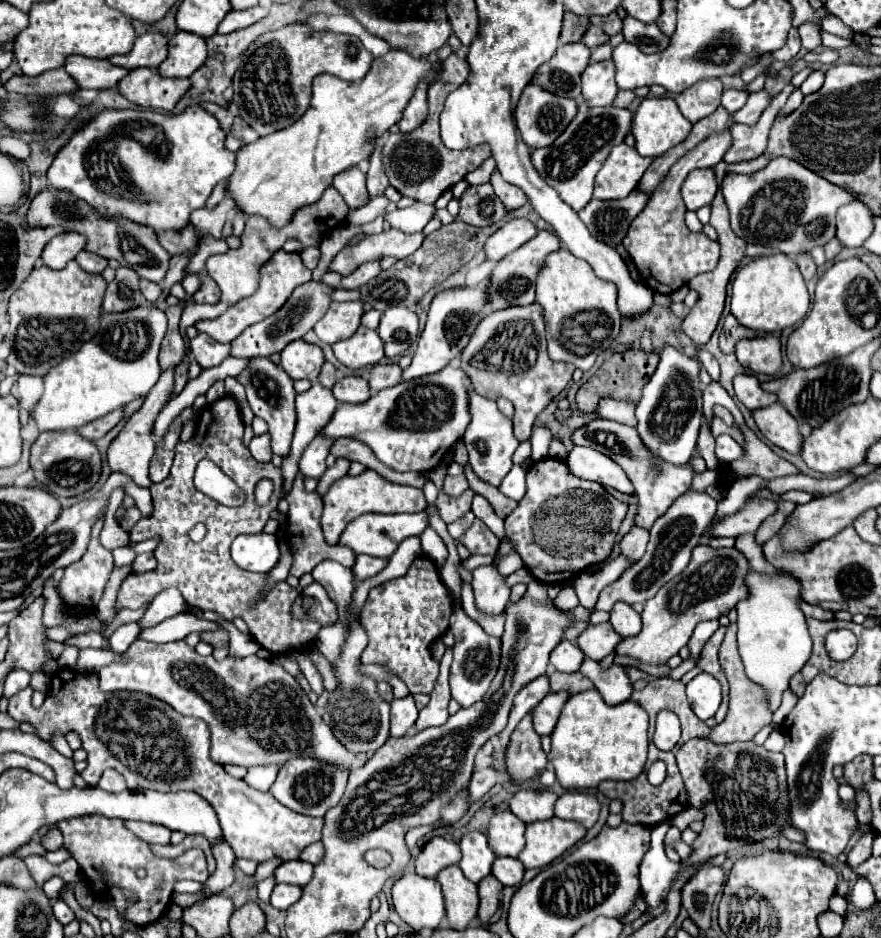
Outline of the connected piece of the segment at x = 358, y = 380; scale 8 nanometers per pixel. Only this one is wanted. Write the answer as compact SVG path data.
M344 376L340 378L334 388L334 396L338 402L350 402L350 404L360 404L370 398L370 388L368 382L362 376Z

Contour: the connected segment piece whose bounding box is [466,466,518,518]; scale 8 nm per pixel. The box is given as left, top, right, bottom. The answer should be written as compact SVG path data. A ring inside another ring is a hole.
M466 466L466 476L468 476L468 480L470 480L470 488L472 488L476 494L484 496L484 498L492 504L494 512L496 512L500 518L506 518L506 516L508 516L508 514L518 506L516 500L506 498L498 488L490 486L490 484L482 482L478 476L474 476L474 472L470 470L470 466Z

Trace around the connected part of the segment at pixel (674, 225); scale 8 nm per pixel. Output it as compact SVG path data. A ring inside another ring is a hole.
M726 128L726 132L718 132L706 138L702 140L702 144L686 152L686 156L682 156L682 160L678 160L670 168L666 178L650 194L646 208L632 220L622 244L630 254L636 270L640 272L642 282L650 290L660 294L672 294L674 290L686 286L696 274L710 272L716 268L720 246L712 242L708 236L704 236L702 232L694 234L686 228L684 224L686 206L680 198L680 186L694 168L714 168L724 158L730 144L732 144L732 136L730 136L730 128Z

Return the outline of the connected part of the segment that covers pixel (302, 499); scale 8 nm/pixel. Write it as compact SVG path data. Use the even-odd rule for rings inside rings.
M298 470L296 478L294 478L294 486L292 490L288 492L286 496L288 504L290 504L290 510L288 510L288 522L286 522L286 538L298 538L298 540L286 540L290 550L292 550L292 568L290 568L290 574L300 578L302 574L306 572L312 572L314 566L322 560L336 560L340 564L344 564L346 568L352 568L354 566L354 560L356 560L356 554L346 548L346 546L328 546L326 540L322 538L322 528L320 528L320 516L322 516L322 498L318 492L306 492L304 488L304 476L302 472Z

